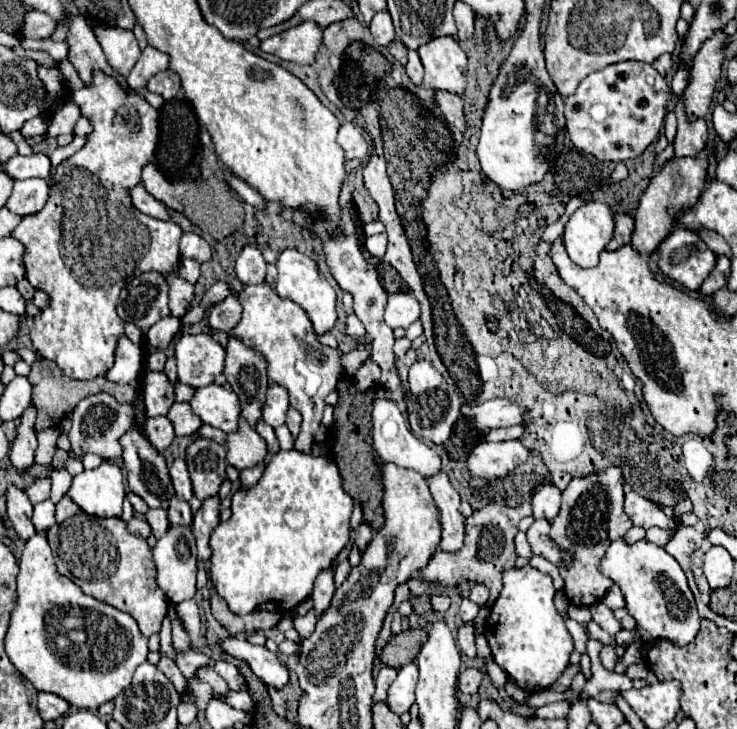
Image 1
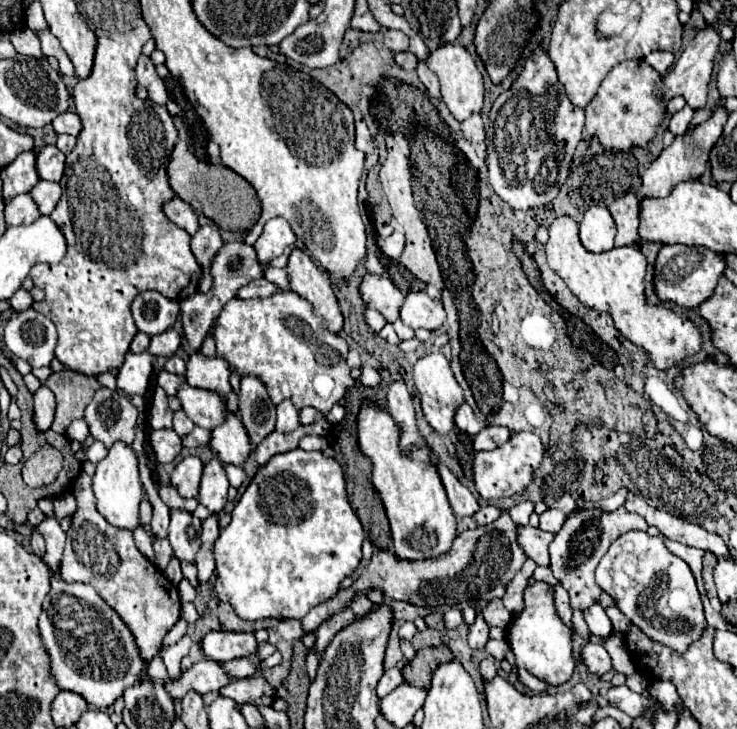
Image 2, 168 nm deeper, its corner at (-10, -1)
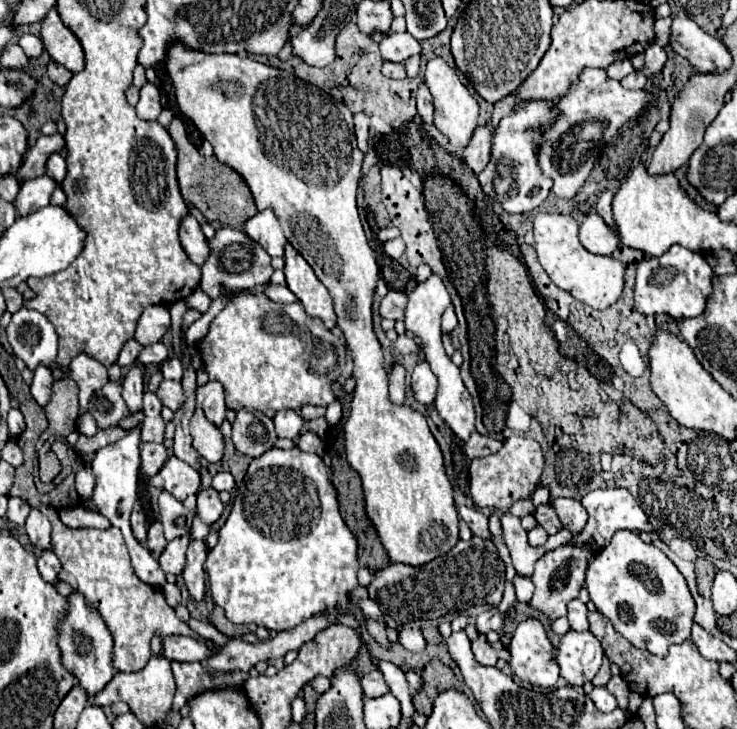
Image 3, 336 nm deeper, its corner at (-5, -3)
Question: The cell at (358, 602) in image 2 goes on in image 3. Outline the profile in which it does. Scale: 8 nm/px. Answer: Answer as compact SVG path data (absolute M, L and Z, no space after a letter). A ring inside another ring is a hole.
M368 618L366 620L366 628L368 628L368 632L370 632L370 636L384 648L384 650L390 650L390 640L388 640L388 636L386 636L386 630L376 622L376 620L372 620L372 618Z

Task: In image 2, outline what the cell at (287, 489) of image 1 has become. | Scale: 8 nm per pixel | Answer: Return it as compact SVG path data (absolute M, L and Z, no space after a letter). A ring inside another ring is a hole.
M295 448L273 456L257 470L257 476L235 504L231 516L231 524L221 530L213 546L217 564L215 590L219 600L229 602L243 620L301 620L311 608L335 596L339 582L351 576L361 560L361 542L365 534L357 514L349 506L343 470L337 460L325 458L321 452Z

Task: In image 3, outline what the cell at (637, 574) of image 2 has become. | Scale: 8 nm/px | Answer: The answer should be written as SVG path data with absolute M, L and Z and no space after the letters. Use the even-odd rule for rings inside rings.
M618 530L588 564L586 588L590 600L632 646L666 656L670 644L690 638L694 600L684 576L672 560L652 544L640 540L636 532Z

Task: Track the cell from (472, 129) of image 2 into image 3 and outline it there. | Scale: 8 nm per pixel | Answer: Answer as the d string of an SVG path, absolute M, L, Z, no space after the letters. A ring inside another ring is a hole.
M478 126L470 144L462 152L462 158L474 170L474 174L480 174L490 160L490 152L492 152L492 130L488 126Z

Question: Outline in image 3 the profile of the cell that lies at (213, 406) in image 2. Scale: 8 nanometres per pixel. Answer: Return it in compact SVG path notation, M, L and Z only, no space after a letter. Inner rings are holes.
M162 380L162 384L156 390L156 396L162 402L162 406L168 406L172 412L176 412L184 402L182 384L176 380Z

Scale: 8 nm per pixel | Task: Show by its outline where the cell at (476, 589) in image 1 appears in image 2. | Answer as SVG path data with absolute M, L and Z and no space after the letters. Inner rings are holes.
M493 598L491 602L487 602L487 606L485 606L485 610L481 614L483 614L483 618L485 618L485 622L489 626L507 628L507 624L511 622L511 612L505 610L505 606L503 606L503 602L499 598Z

